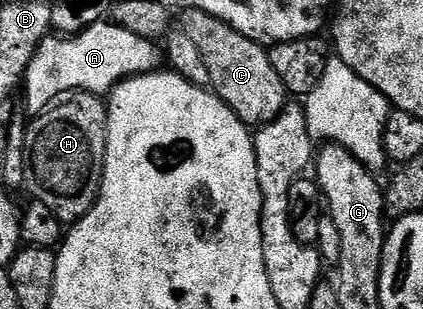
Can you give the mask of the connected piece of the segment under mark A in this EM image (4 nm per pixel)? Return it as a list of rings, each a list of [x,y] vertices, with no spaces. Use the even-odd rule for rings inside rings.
[[[106,19],[97,21],[82,33],[48,36],[40,43],[26,72],[24,94],[26,93],[27,111],[25,112],[30,115],[44,113],[51,108],[55,99],[73,94],[75,91],[109,94],[114,86],[121,81],[127,81],[129,77],[155,72],[159,68],[158,57],[160,61],[160,49],[155,42]]]

